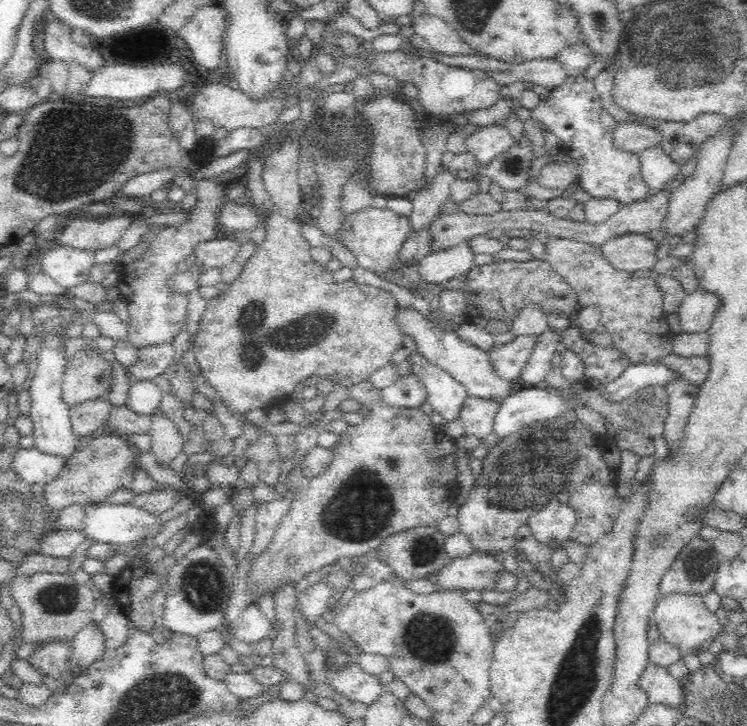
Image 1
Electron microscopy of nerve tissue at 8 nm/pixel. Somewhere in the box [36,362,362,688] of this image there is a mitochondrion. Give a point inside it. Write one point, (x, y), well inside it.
(202, 586)

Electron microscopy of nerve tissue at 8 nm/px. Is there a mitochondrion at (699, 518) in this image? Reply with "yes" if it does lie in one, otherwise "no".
no

